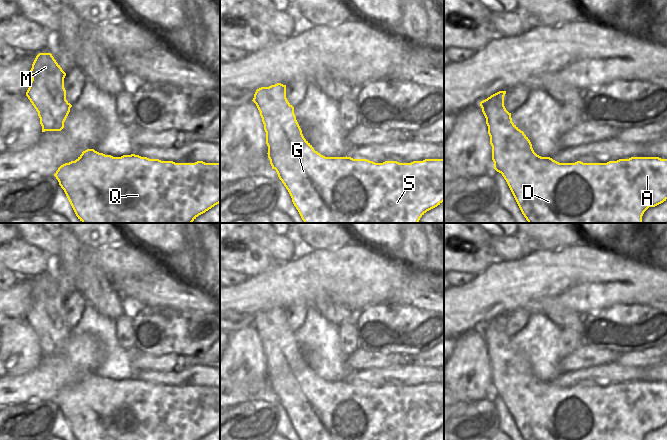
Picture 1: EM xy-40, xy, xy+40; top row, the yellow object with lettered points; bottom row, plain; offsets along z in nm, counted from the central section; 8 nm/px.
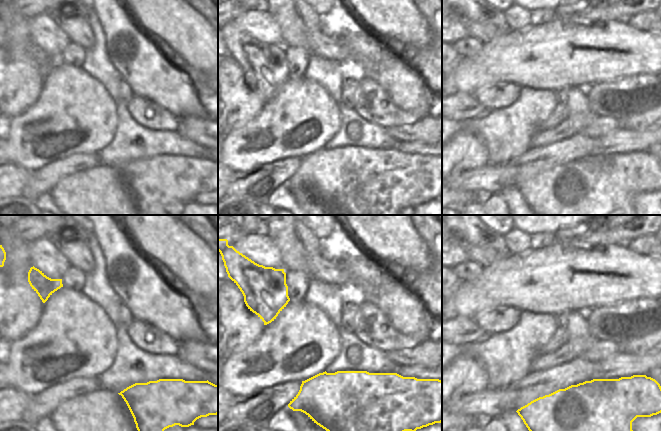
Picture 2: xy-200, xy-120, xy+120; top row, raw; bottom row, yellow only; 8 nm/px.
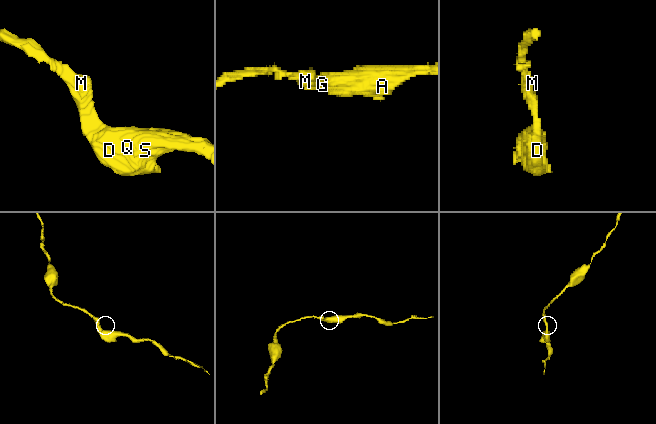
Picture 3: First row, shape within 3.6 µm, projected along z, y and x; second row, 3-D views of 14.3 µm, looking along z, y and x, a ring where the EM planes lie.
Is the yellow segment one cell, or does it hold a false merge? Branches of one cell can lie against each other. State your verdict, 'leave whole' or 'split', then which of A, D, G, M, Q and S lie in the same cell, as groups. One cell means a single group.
leave whole; groups A D G M Q S

